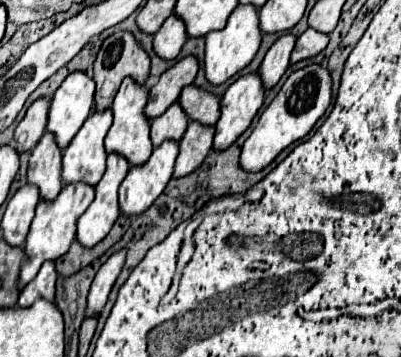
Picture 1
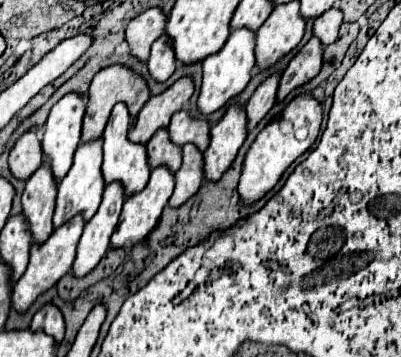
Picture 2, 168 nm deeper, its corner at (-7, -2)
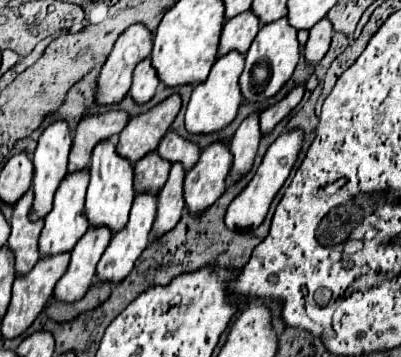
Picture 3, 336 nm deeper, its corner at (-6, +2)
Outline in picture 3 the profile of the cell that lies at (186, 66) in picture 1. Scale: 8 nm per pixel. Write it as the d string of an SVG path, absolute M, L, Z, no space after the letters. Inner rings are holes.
M171 94L151 110L135 116L119 134L119 154L127 156L131 162L153 152L159 140L165 136L181 108L181 96Z

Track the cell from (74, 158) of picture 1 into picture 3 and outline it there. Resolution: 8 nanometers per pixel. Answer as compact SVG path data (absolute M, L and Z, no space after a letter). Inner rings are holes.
M89 166L83 168L83 172L81 172L81 170L69 172L69 174L61 180L61 186L57 188L57 194L55 194L53 208L51 208L51 212L45 216L45 226L43 226L43 232L41 232L41 238L39 238L39 252L41 252L41 254L69 252L69 250L75 246L75 242L83 236L83 232L87 232L89 222L87 222L87 216L85 216L85 212L83 212L83 208L85 208L87 180L89 180Z

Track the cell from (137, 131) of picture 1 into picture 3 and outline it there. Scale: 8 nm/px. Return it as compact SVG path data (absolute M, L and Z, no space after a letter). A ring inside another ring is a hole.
M111 138L101 140L91 156L91 182L87 188L87 202L85 202L85 214L91 226L109 226L111 232L117 232L119 228L125 226L131 202L135 198L133 178L135 178L133 164L125 156L119 156Z

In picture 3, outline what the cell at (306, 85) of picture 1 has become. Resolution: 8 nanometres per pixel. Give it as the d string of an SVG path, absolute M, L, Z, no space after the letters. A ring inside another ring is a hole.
M293 128L283 132L265 152L263 162L259 164L257 172L253 174L253 178L249 180L249 184L239 192L239 196L235 196L235 200L229 204L227 214L225 214L225 224L229 228L255 228L263 222L263 218L267 216L269 204L275 198L277 190L283 186L283 182L287 180L299 152L301 152L301 144L305 142L305 132L301 128Z

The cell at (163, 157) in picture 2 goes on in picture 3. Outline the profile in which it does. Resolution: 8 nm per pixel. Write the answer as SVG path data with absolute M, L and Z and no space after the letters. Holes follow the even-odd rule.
M149 152L135 162L135 192L159 192L169 178L171 162L157 152Z

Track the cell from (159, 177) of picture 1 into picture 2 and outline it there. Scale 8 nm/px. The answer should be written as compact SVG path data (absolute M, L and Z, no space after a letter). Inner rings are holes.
M166 166L156 168L156 170L150 174L148 186L146 186L142 192L130 196L130 198L124 202L118 228L116 228L116 232L112 234L112 238L110 238L110 248L114 248L114 250L118 250L118 248L130 250L132 246L144 242L146 236L148 236L148 234L152 232L152 228L156 226L156 222L158 222L158 218L160 218L160 214L162 214L162 210L164 210L168 198L172 196L172 192L174 192L174 174L168 172Z

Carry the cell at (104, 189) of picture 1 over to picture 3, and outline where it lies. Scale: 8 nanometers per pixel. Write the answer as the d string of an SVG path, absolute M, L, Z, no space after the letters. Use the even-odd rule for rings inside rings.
M91 226L71 252L71 262L63 278L55 286L55 298L63 302L79 300L95 278L95 268L103 248L111 240L111 230L107 226Z

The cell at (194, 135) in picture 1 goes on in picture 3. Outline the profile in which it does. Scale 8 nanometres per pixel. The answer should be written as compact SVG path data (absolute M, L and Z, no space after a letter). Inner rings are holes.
M173 164L167 184L159 192L159 208L155 218L153 236L161 236L161 232L171 230L181 216L181 210L185 206L183 198L183 180L185 180L185 168L183 164Z

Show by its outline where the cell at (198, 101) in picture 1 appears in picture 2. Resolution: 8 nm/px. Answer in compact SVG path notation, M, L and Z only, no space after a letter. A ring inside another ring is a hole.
M180 110L172 116L170 126L168 126L168 134L174 144L178 144L178 146L196 144L196 148L200 152L204 152L210 142L210 126L202 120L190 118L186 110Z

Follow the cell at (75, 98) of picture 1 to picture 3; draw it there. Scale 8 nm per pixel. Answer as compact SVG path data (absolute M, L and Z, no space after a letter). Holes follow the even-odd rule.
M65 120L51 122L39 136L35 154L33 154L33 214L31 218L43 218L53 204L53 196L59 188L59 182L67 174L67 156L71 150L71 130Z

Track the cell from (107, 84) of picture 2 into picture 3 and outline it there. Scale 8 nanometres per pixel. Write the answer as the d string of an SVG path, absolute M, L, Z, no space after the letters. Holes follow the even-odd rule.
M113 108L101 114L87 112L75 130L73 148L69 156L69 172L85 168L91 160L91 152L95 144L103 138L119 134L127 122L129 122L129 114L121 108Z

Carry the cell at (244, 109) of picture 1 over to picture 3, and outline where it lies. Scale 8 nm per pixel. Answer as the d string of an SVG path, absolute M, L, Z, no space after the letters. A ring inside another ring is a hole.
M213 142L201 152L201 158L185 176L185 204L191 214L203 212L223 194L231 158L227 142Z

